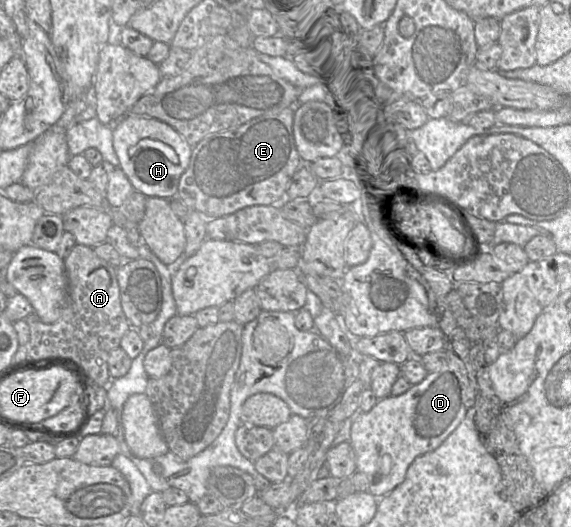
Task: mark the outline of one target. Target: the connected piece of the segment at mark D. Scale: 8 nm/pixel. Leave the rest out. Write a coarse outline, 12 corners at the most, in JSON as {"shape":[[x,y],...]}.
{"shape":[[440,370],[353,417],[356,471],[377,499],[478,398],[479,370]]}

